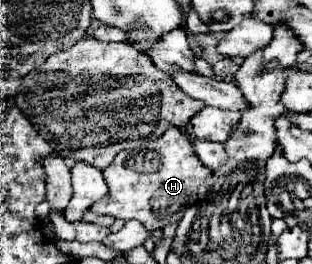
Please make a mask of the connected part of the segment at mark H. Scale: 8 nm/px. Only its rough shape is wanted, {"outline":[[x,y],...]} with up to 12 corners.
{"outline":[[172,126],[104,168],[94,214],[152,232],[182,218],[212,176]]}

